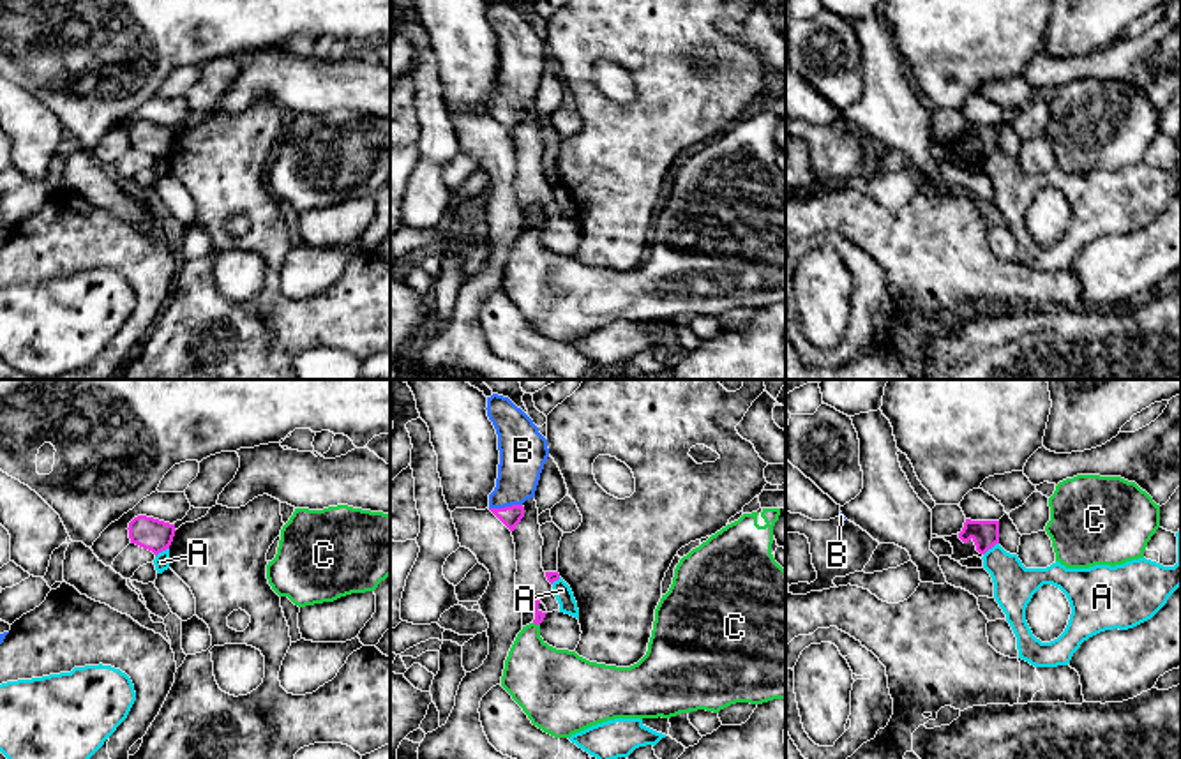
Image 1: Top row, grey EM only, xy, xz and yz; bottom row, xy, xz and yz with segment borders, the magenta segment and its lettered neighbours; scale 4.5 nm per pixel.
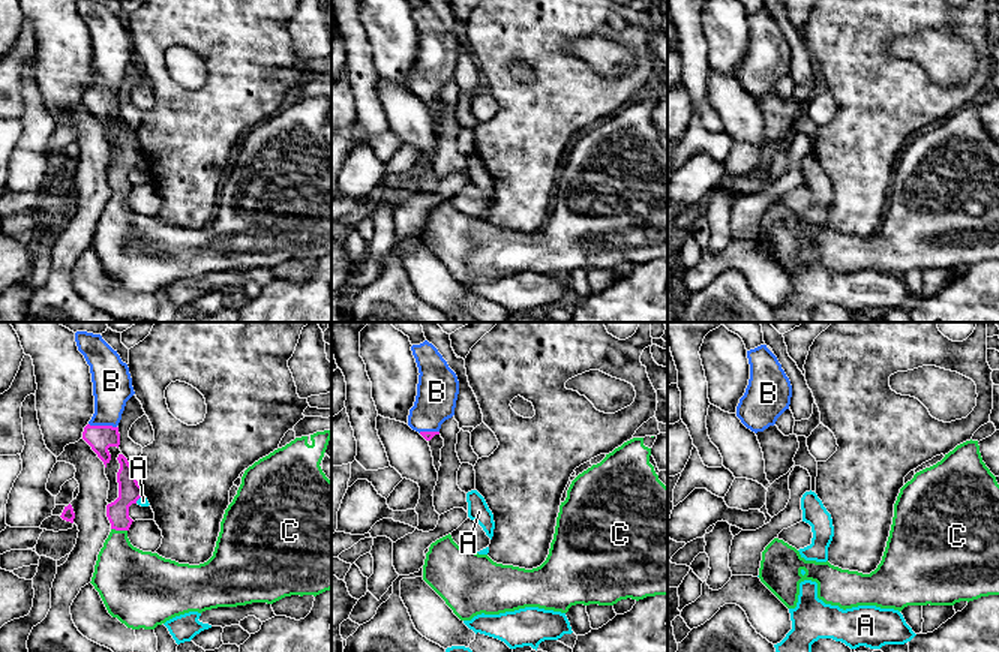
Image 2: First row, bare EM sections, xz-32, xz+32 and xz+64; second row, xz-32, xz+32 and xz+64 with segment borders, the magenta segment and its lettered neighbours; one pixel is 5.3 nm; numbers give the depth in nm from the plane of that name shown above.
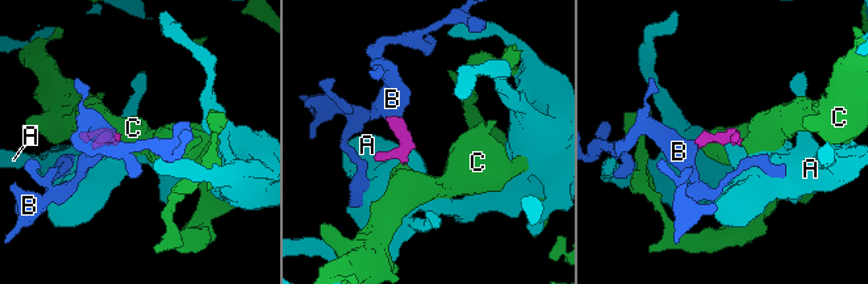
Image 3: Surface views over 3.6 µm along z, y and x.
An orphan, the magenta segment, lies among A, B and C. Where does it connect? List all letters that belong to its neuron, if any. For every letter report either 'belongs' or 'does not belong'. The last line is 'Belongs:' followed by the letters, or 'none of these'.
A: does not belong
B: belongs
C: belongs
Belongs: B, C

